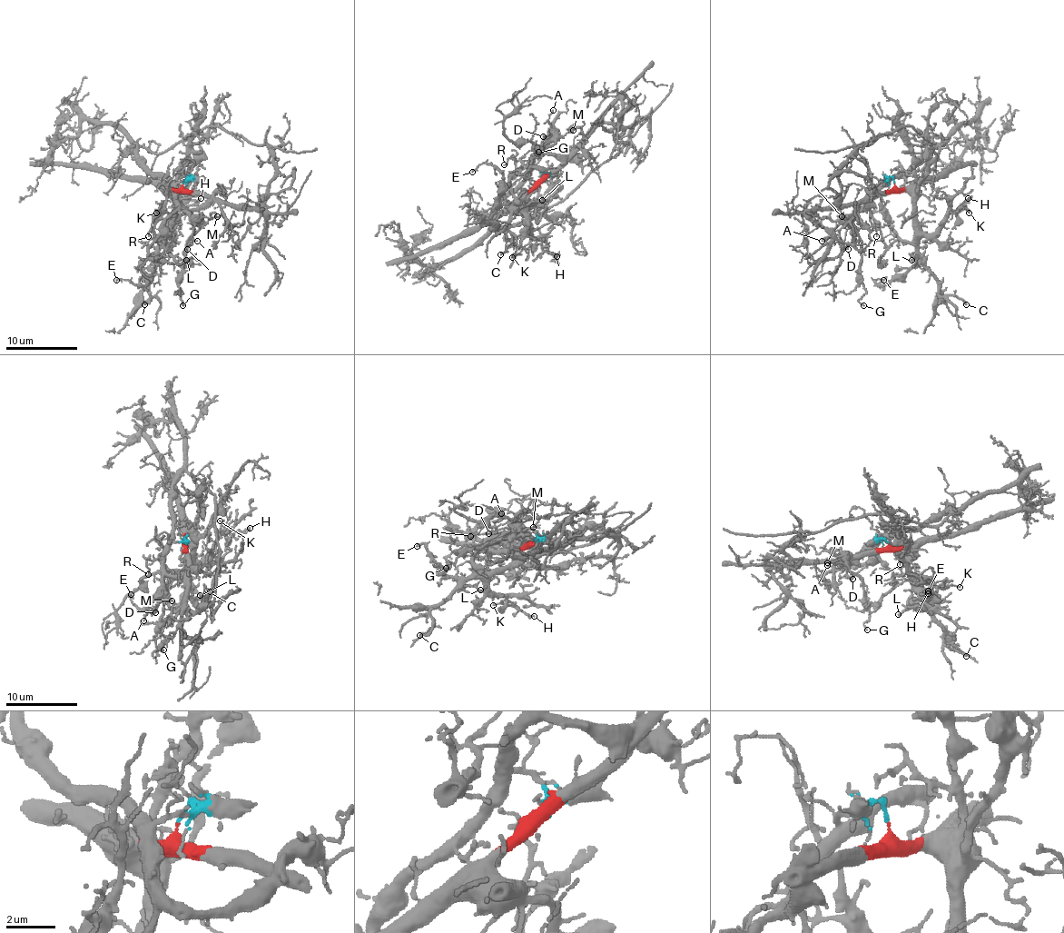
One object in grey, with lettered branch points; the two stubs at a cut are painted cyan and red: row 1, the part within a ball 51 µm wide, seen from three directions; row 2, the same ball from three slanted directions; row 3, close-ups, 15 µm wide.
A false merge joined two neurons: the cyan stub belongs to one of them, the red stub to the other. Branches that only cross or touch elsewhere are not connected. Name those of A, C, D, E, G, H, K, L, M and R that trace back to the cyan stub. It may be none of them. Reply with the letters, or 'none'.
A, D, G, M

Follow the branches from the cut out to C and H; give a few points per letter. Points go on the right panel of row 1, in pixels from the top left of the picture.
C: (895, 183), (909, 193), (912, 203), (920, 263), (936, 282), (938, 294), (954, 296), (967, 304)
H: (895, 183), (909, 193), (912, 218), (923, 233), (932, 233), (949, 215), (954, 212), (956, 215), (969, 199)

